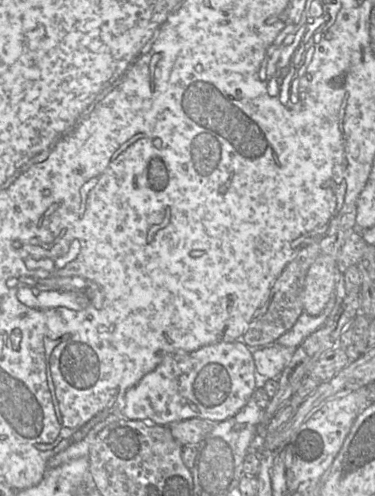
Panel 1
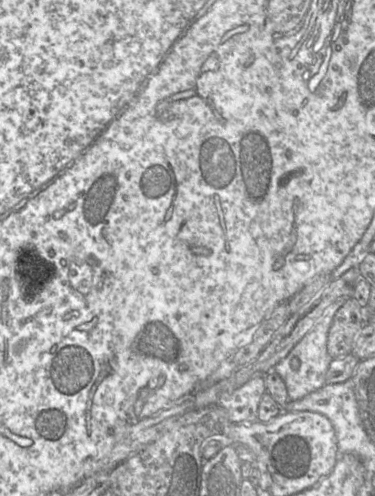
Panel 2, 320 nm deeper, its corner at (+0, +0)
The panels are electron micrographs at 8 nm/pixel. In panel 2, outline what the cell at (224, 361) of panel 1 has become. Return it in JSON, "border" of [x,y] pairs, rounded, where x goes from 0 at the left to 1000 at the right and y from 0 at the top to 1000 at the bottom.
{"border":[[[683,756],[635,784],[587,794],[573,817],[595,823],[621,853],[672,853],[685,847],[691,813],[707,792],[707,756]]]}

